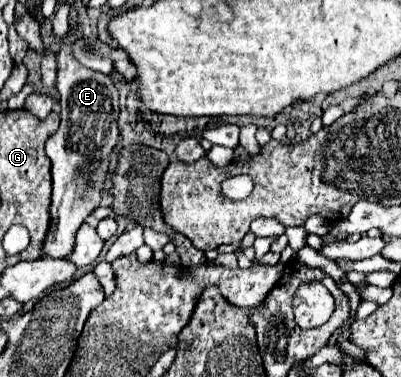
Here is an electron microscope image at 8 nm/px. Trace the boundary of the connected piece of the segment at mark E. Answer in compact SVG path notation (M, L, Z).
M67 33L57 55L57 91L61 103L61 125L45 141L45 153L51 159L53 195L49 217L51 225L43 241L43 257L65 259L75 247L75 233L79 225L99 207L103 195L105 175L109 171L109 157L119 141L119 93L109 75L95 73L83 67L71 53L79 33Z

